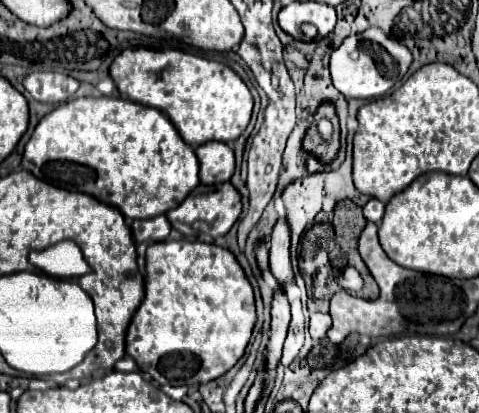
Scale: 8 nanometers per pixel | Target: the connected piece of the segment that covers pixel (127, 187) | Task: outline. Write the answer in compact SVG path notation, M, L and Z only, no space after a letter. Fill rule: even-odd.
M80 97L50 111L36 125L24 147L22 169L48 185L88 193L98 201L116 207L126 219L152 219L164 215L172 207L178 207L178 203L182 203L200 183L194 149L180 139L170 119L158 109L116 97Z

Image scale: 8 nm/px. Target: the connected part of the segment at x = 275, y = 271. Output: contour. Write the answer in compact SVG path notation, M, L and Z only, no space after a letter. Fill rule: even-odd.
M280 219L276 221L270 235L270 259L272 259L272 275L278 279L282 287L292 281L292 265L290 265L290 225Z

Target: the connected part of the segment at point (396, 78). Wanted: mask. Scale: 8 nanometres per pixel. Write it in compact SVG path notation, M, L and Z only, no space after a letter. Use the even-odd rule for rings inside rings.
M370 27L362 33L350 35L330 57L330 77L334 87L346 99L376 99L386 95L396 83L402 81L412 63L408 47L388 37L378 27Z

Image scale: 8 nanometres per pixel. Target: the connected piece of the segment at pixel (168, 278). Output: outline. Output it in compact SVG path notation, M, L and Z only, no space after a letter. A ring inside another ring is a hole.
M194 239L160 241L148 245L144 299L126 331L126 353L136 361L138 369L148 373L158 385L202 385L230 371L250 341L256 323L254 291L236 257L214 243Z

